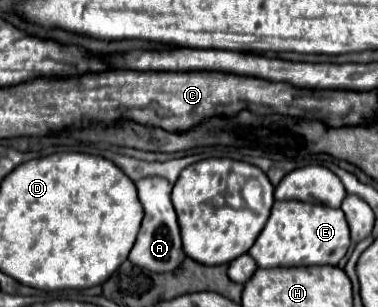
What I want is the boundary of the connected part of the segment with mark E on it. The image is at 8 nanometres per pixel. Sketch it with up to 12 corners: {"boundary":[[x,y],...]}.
{"boundary":[[275,202],[249,254],[259,268],[339,264],[341,208]]}

